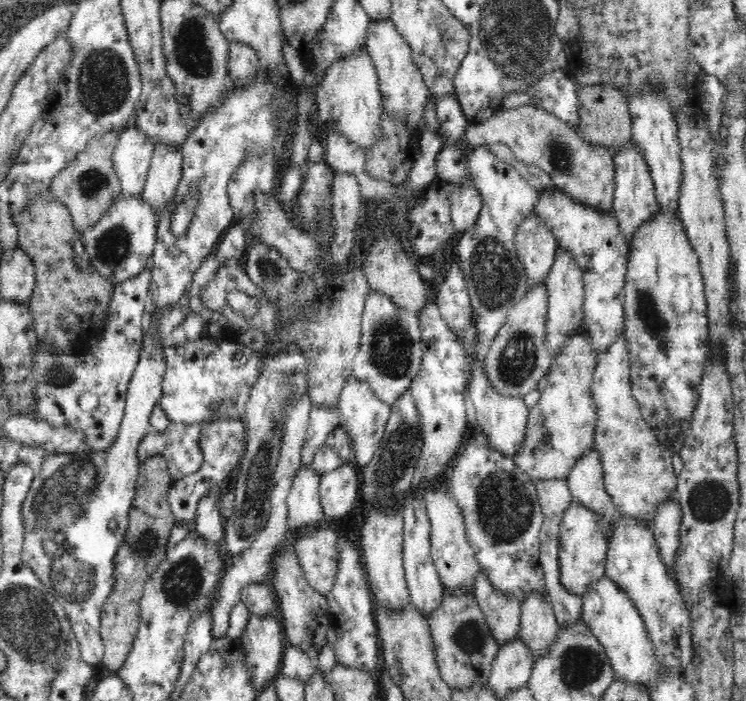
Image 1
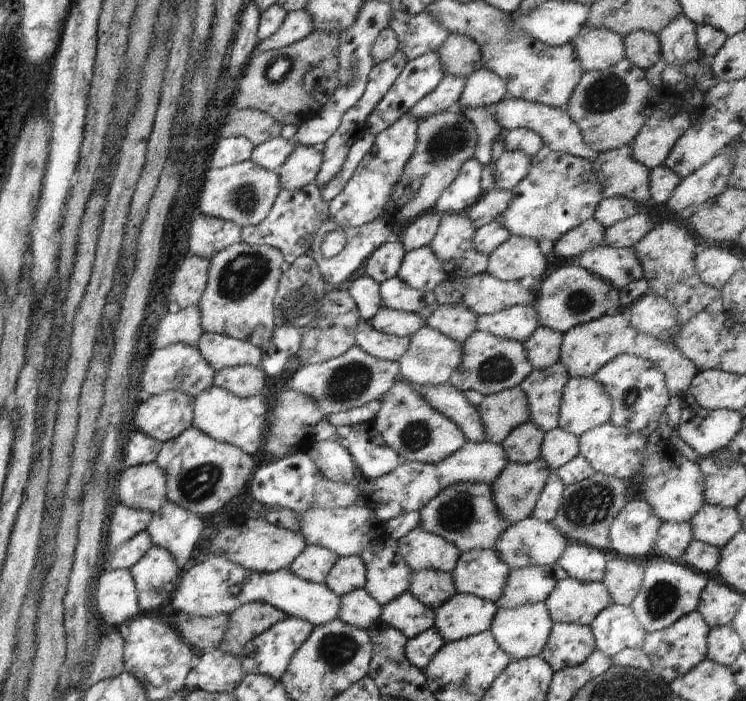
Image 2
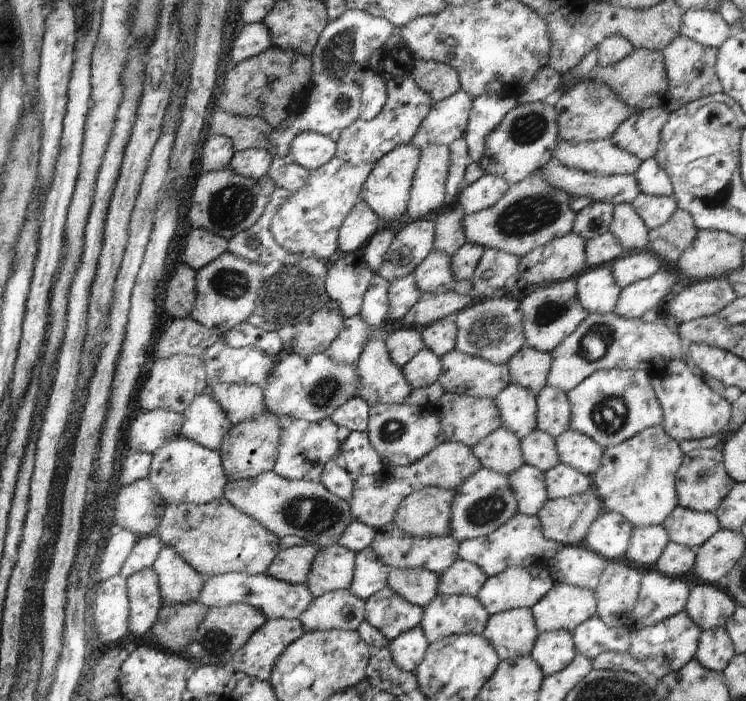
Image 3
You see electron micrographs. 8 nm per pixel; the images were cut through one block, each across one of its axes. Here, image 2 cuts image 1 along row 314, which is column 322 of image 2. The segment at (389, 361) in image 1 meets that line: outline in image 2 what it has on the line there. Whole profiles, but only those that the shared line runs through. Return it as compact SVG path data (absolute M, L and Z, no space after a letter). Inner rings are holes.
M354 346L342 356L323 363L304 365L286 382L286 389L310 396L326 418L328 415L355 409L379 399L401 379L400 372L401 368L397 362L376 358L360 347Z

